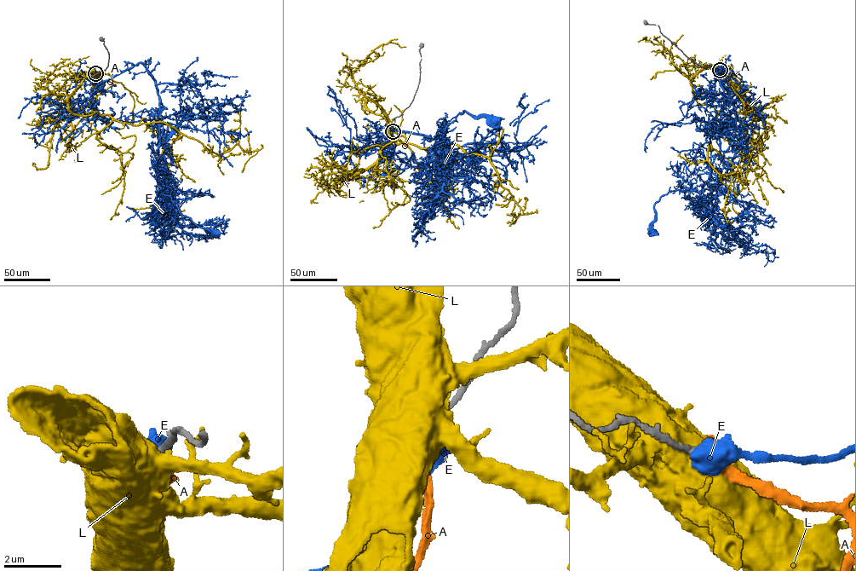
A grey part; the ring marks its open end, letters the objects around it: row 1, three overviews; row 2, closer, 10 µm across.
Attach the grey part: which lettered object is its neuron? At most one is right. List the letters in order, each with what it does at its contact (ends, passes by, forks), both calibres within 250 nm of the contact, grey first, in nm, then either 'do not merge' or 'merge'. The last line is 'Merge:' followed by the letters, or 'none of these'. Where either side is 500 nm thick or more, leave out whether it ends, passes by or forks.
A: it passes by; calibres 340 and 480 nm; merge
E: calibres 360 and 850 nm; do not merge
L: calibres 360 and 950 nm; do not merge
Merge: A

